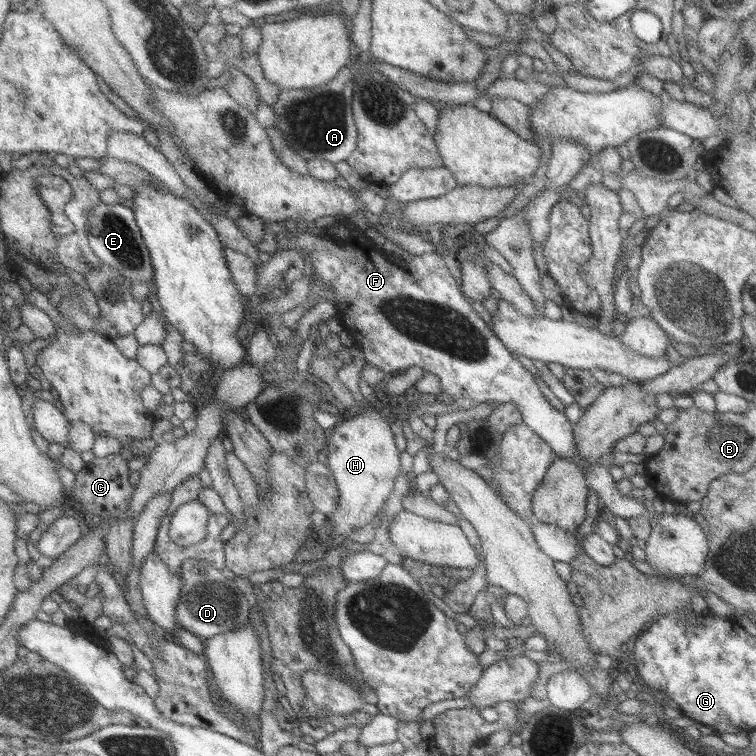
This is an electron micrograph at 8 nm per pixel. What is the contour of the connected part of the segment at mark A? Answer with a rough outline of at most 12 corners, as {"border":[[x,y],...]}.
{"border":[[352,66],[323,86],[279,91],[274,126],[302,159],[356,145]]}

